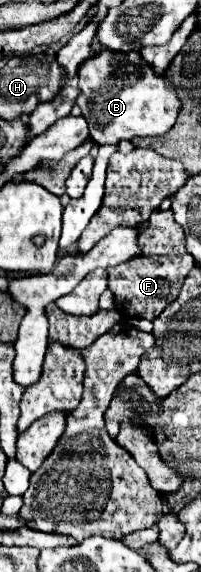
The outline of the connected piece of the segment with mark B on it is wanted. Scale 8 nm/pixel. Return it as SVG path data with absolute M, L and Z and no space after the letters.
M101 52L89 58L79 68L79 90L81 94L75 102L89 124L89 136L97 144L119 144L121 140L133 140L137 136L161 136L171 130L181 110L171 82L167 82L165 76L157 76L139 52Z

